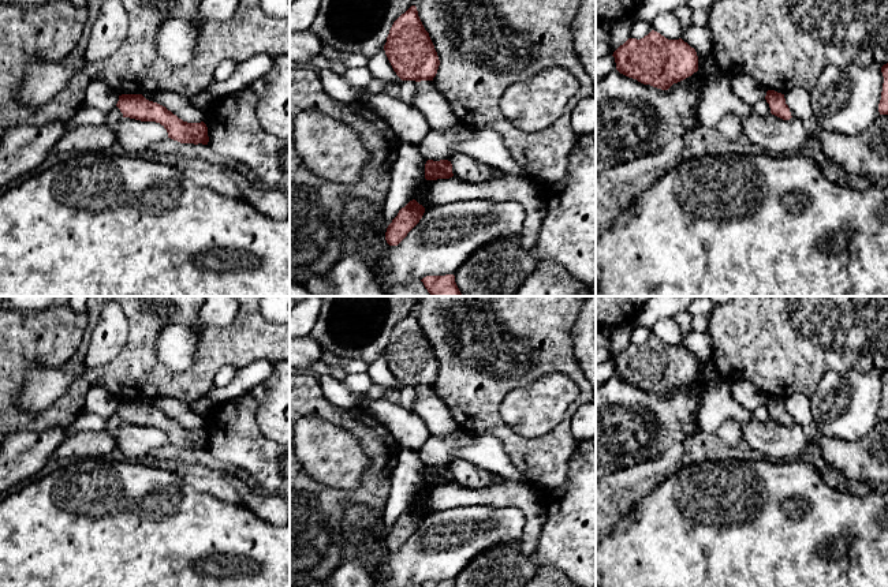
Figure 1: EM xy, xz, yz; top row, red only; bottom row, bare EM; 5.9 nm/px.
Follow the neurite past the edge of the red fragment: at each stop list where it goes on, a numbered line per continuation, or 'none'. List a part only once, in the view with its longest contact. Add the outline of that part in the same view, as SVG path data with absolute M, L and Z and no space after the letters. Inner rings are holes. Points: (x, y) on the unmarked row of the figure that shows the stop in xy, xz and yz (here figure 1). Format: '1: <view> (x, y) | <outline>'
none

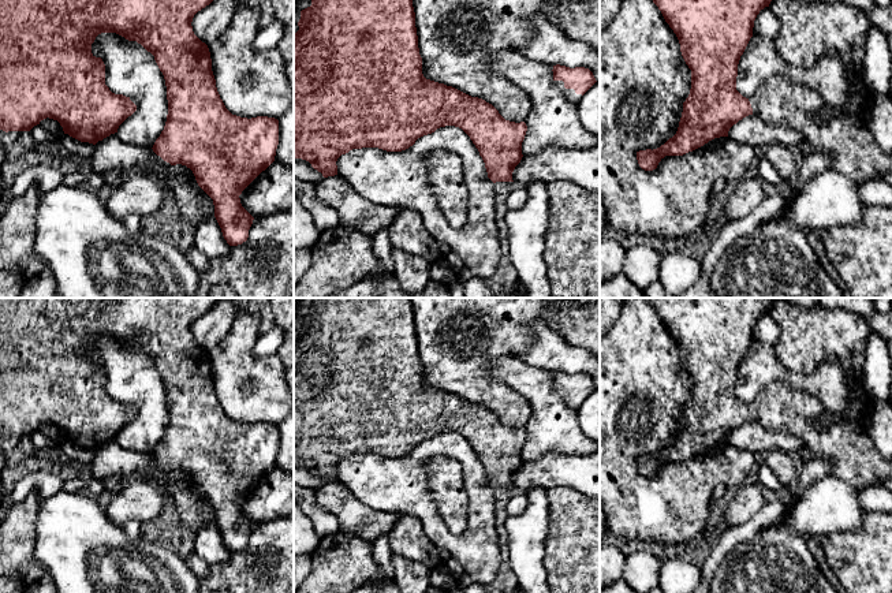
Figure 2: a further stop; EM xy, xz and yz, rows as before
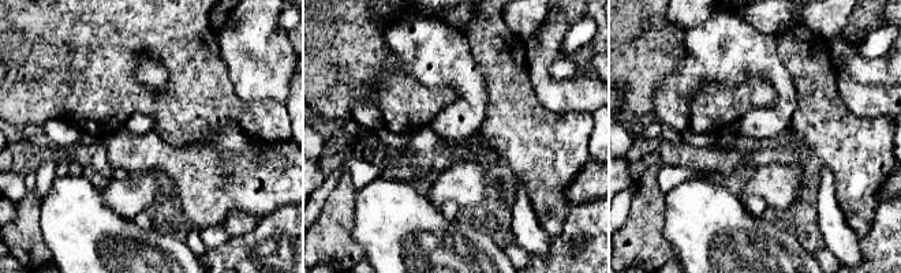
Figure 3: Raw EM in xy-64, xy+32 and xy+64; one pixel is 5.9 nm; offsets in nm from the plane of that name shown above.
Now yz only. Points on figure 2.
1: yz (780, 407) | M783 381L768 384L749 404L753 419L765 429L788 433L803 441L805 450L800 455L805 463L814 459L828 459L832 462L831 475L858 488L881 485L892 478L892 462L884 460L865 426L855 425L833 425L831 428L818 426L814 419L825 413L825 407L820 399L802 392Z

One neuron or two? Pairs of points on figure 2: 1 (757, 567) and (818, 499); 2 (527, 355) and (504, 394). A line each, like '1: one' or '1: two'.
1: one
2: two

